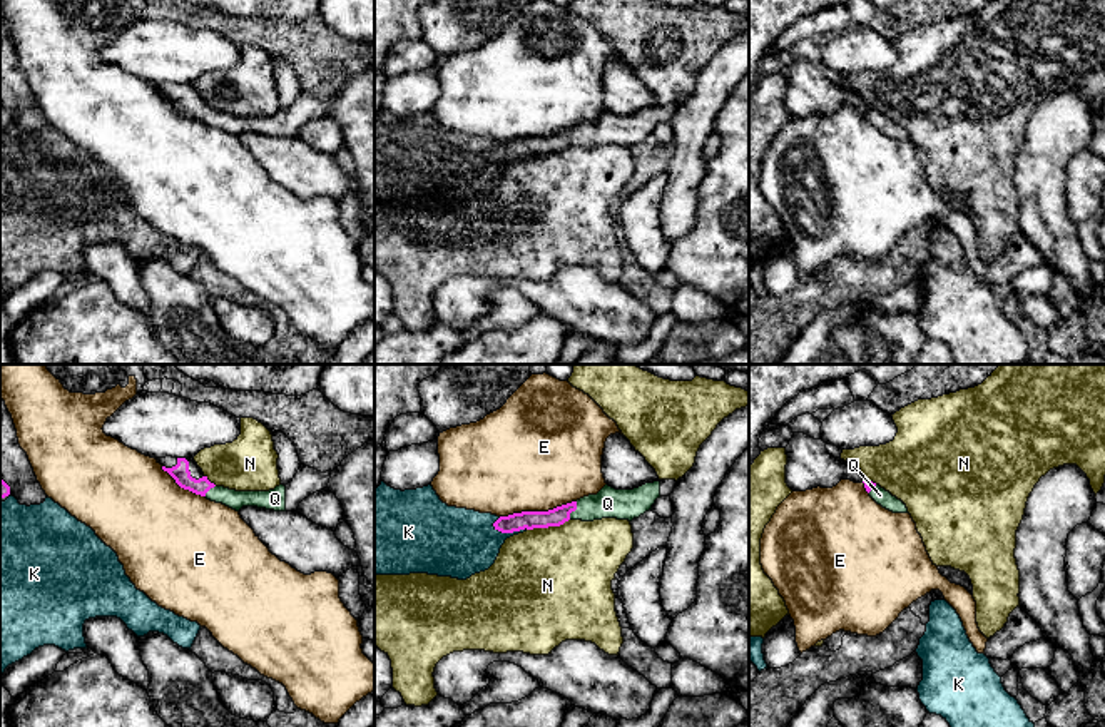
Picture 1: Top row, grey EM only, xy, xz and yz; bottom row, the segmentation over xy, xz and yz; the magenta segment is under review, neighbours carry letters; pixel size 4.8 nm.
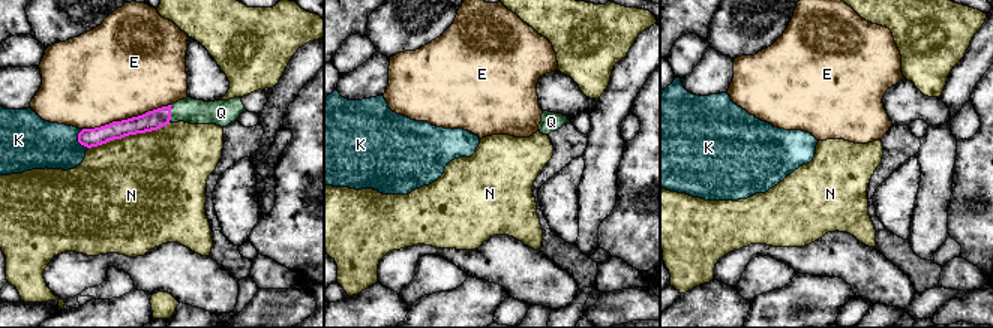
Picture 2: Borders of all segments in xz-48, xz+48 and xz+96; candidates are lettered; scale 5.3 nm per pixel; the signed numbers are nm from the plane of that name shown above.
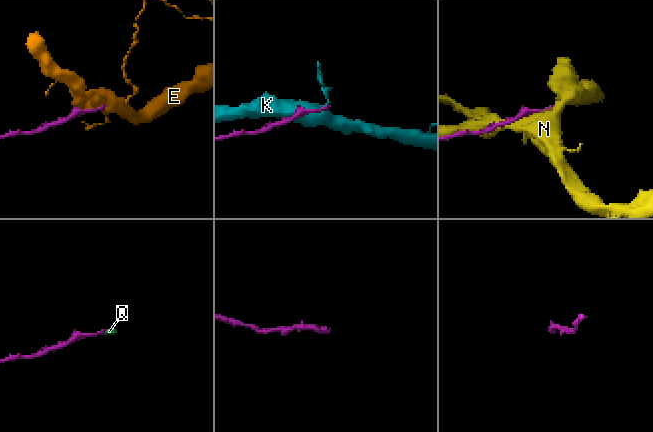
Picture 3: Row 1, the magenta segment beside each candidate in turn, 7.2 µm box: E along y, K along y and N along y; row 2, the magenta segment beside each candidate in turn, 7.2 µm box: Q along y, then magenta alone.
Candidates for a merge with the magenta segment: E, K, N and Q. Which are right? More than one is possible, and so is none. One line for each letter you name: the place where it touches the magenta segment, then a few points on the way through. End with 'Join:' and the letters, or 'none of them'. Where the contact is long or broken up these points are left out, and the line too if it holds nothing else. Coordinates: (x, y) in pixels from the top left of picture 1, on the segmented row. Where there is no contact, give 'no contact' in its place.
Q: xz (574, 510) | across xz (559, 515), (574, 510), (607, 503)
Join: Q

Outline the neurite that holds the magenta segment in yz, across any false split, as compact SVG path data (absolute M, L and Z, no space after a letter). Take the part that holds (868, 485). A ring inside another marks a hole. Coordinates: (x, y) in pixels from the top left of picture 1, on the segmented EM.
M863 480L866 491L869 493L869 496L881 505L883 508L893 511L893 513L908 513L906 505L898 500L896 496L893 496L889 491L886 491L884 488L881 488L879 485L869 481L869 480Z

